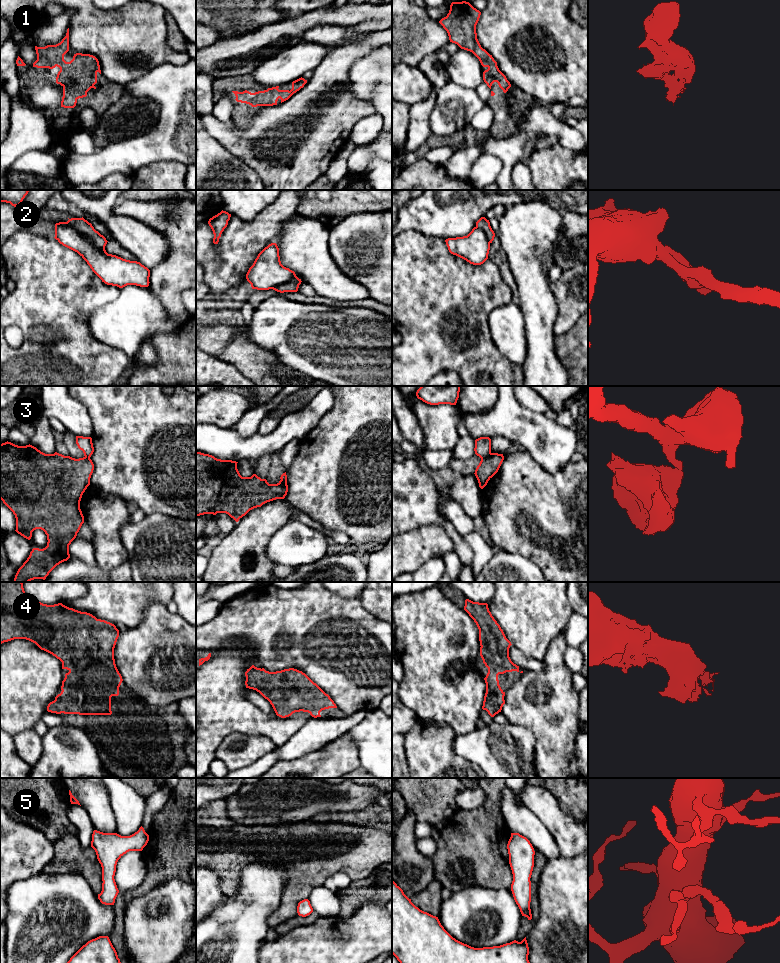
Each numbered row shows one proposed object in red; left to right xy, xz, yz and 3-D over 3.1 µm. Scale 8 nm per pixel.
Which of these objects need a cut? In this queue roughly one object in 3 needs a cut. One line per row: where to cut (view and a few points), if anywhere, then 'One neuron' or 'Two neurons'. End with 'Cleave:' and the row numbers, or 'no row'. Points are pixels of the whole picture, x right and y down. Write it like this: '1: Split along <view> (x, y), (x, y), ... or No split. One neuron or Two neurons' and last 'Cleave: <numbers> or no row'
1: No split. One neuron
2: Split along xy (69, 219), (78, 231), (95, 246), (104, 250). Two neurons
3: Split along yz (491, 453), (481, 459). Two neurons
4: No split. One neuron
5: No split. One neuron
Cleave: 2, 3

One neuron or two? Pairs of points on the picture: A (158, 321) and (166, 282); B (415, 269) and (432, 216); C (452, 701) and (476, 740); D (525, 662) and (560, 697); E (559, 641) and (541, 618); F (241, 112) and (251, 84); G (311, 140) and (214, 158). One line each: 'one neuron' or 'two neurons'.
A: two neurons
B: two neurons
C: two neurons
D: two neurons
E: two neurons
F: one neuron
G: two neurons

